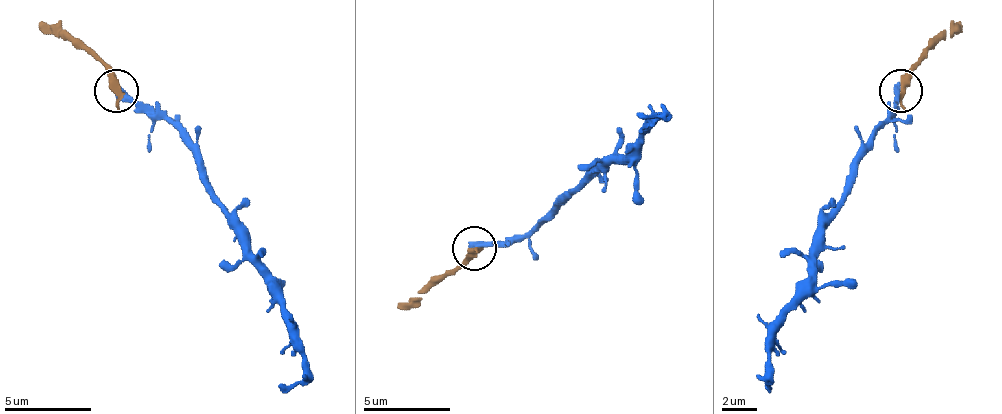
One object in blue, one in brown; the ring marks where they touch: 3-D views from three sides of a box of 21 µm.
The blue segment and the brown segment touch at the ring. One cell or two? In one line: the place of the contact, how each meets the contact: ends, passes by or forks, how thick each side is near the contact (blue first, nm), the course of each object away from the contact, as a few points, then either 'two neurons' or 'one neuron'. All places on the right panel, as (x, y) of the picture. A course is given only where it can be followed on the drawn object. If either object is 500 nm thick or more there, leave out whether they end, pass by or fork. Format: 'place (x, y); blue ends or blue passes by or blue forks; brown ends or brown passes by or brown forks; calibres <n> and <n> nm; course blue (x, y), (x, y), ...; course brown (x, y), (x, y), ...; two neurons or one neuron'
place (901, 91); calibres 460 and 500 nm; course blue (899, 89), (895, 111), (873, 133), (847, 194), (825, 221), (803, 295), (777, 330), (764, 387); course brown (899, 89), (904, 76), (921, 59), (926, 46), (961, 19); one neuron

